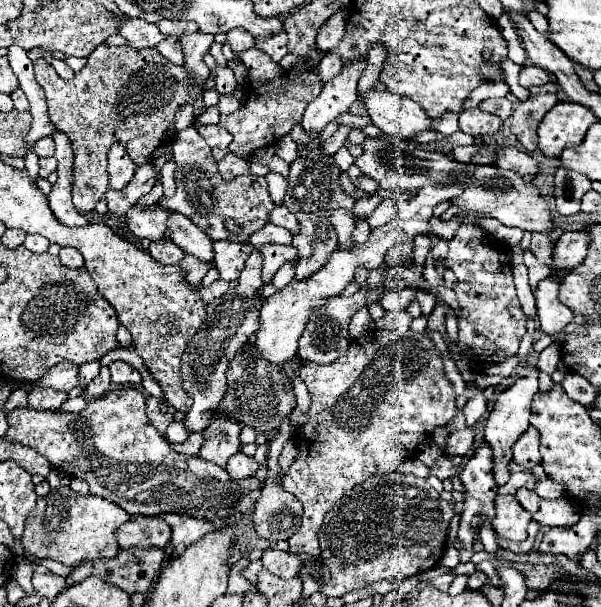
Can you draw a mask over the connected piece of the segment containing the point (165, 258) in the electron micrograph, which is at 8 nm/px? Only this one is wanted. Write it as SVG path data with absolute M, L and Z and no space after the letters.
M160 238L160 240L152 240L150 248L148 248L150 256L154 260L158 260L160 264L178 264L184 258L182 248L178 248L172 240L168 238Z

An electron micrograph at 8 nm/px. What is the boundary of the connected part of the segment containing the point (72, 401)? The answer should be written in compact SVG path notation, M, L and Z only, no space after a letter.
M82 396L78 398L68 398L62 406L60 406L60 412L80 412L86 408L86 400Z

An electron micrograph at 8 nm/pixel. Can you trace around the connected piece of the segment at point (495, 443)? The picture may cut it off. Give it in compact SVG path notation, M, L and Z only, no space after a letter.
M534 370L530 376L518 380L512 388L504 390L504 392L498 396L498 400L496 400L496 404L494 404L494 408L492 408L490 416L488 416L488 420L486 420L484 438L486 438L486 442L488 442L488 446L492 448L492 454L494 454L492 474L494 474L494 478L496 478L496 480L494 480L496 486L502 486L502 484L508 482L508 478L510 478L510 468L508 468L508 464L512 462L512 446L514 446L514 442L526 432L526 428L530 426L530 424L528 424L528 418L530 418L532 398L534 398L534 394L538 392L538 374L540 374L540 372Z

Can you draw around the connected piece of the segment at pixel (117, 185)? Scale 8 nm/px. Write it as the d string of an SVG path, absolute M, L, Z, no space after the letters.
M114 144L108 152L108 174L110 174L110 188L112 190L120 190L124 188L132 176L134 176L134 168L136 164L130 160L128 152L120 146Z

